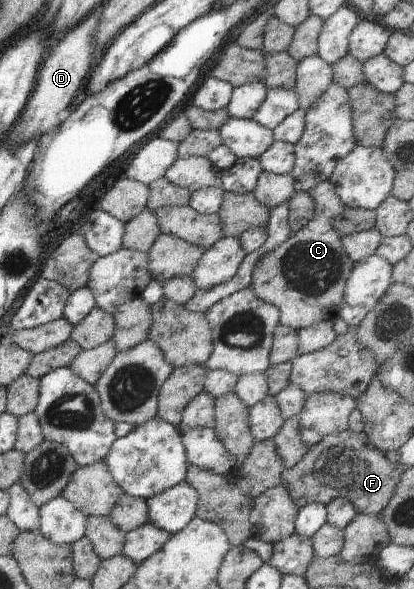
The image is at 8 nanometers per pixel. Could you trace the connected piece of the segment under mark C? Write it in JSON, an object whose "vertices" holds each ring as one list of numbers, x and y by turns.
{"vertices":[[324,181,309,190,315,202,314,218,302,230,295,232,294,236,288,238,284,244,270,250,262,258,258,258,258,262,254,264,250,284,254,296,276,306,280,311,279,324,297,331,312,326,313,323,334,321,338,318,338,308,344,302,346,280,348,280,352,266,354,266,352,260,344,252,341,236,334,230,335,221,344,212,345,206,342,204,342,200,336,196,336,191,333,188,332,182]]}

